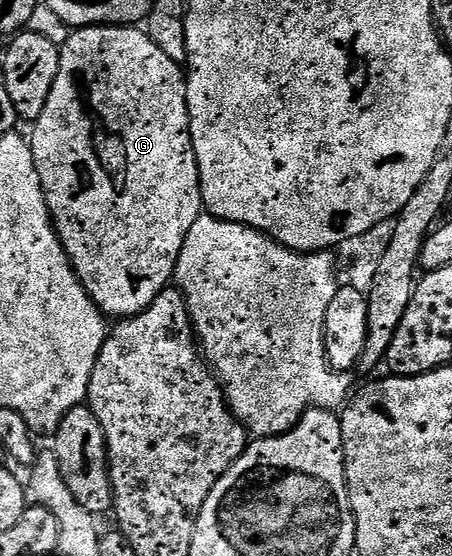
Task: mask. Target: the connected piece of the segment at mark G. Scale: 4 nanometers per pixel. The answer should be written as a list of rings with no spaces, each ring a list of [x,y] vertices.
[[[93,26],[77,28],[64,44],[60,45],[60,69],[58,78],[54,78],[54,90],[46,102],[46,110],[35,120],[36,128],[30,135],[34,162],[38,170],[38,178],[42,182],[42,190],[46,198],[48,213],[56,226],[56,233],[70,258],[76,276],[84,283],[88,297],[100,307],[105,317],[127,318],[137,316],[158,294],[173,283],[176,274],[178,254],[182,254],[182,242],[186,242],[186,234],[190,234],[190,226],[198,222],[204,208],[204,199],[200,193],[200,171],[192,145],[190,134],[190,114],[186,102],[188,82],[186,72],[179,64],[175,64],[149,38],[147,31],[136,26]]]

